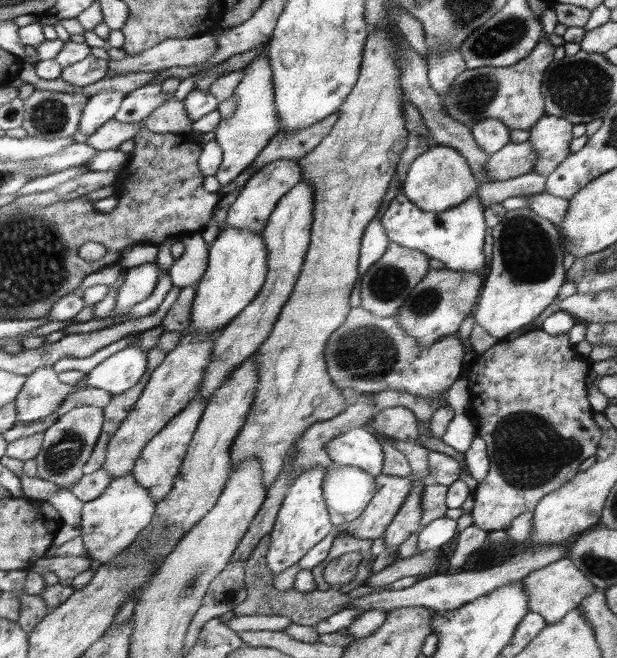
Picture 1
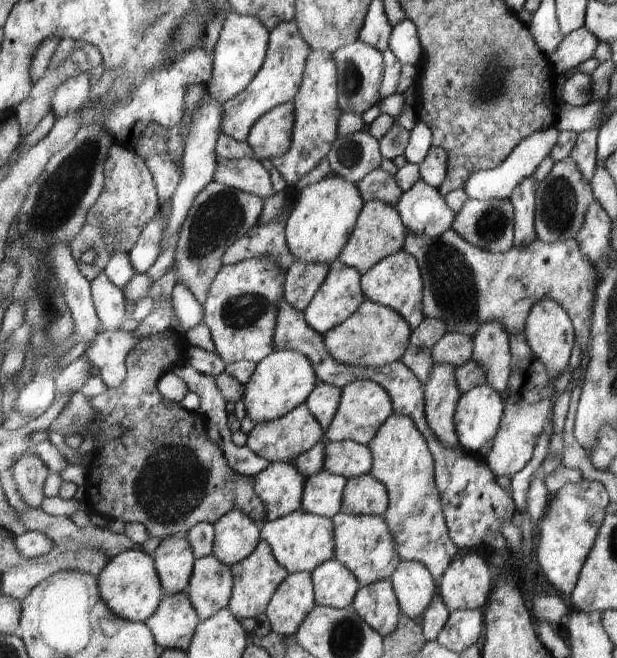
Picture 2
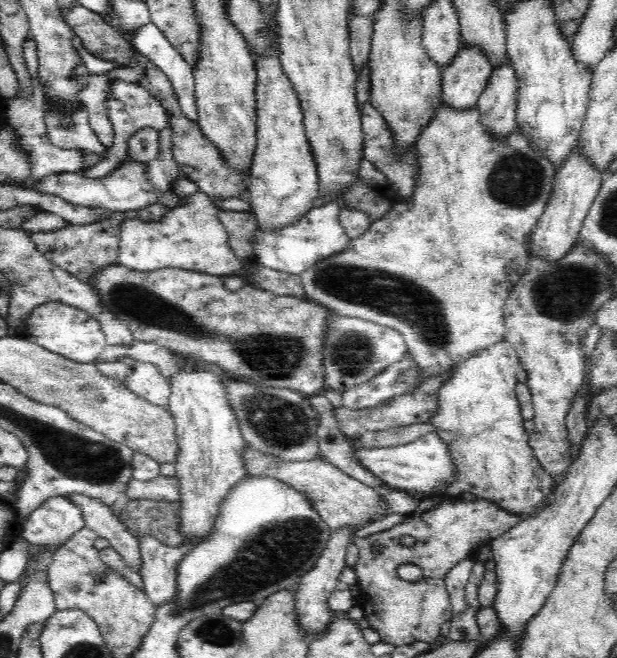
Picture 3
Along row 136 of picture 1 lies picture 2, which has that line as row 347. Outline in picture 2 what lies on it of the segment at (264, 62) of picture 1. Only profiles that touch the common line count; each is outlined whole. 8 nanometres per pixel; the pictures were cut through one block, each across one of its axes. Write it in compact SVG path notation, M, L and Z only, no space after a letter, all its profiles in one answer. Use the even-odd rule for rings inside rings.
M247 259L234 265L224 265L213 281L204 306L204 324L209 328L217 354L225 364L250 360L260 363L276 350L274 340L280 300L285 299L287 273L274 259Z

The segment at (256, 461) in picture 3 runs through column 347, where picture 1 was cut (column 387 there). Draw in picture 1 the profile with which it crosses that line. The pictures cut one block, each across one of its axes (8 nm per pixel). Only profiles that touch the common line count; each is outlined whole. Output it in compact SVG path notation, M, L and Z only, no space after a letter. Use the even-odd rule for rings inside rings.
M379 474L376 476L376 493L372 502L364 510L357 520L334 526L339 533L358 538L372 539L384 537L388 526L407 502L409 494L413 492L413 482L411 476L402 478L401 476L390 476L389 474Z

